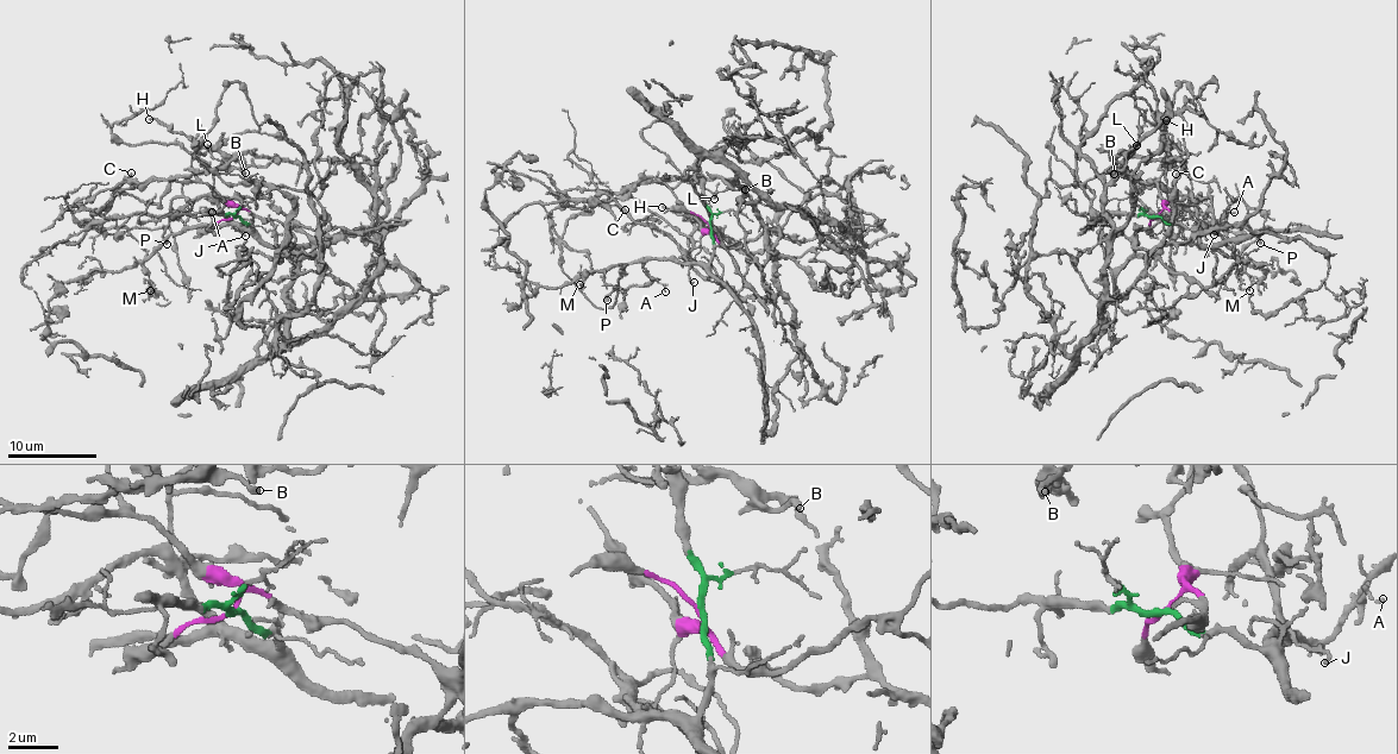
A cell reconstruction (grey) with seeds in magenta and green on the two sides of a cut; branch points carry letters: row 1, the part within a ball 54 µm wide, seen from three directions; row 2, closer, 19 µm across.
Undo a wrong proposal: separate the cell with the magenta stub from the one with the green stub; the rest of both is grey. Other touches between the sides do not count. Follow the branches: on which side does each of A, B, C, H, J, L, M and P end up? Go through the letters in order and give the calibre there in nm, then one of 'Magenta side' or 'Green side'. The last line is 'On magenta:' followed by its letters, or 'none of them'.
A: Thickness 70 nm. Green side
B: Thickness 220 nm. Magenta side
C: Thickness 180 nm. Magenta side
H: Thickness 180 nm. Magenta side
J: Thickness 120 nm. Green side
L: Thickness 140 nm. Magenta side
M: Thickness 130 nm. Green side
P: Thickness 180 nm. Green side
On magenta: B, C, H, L

